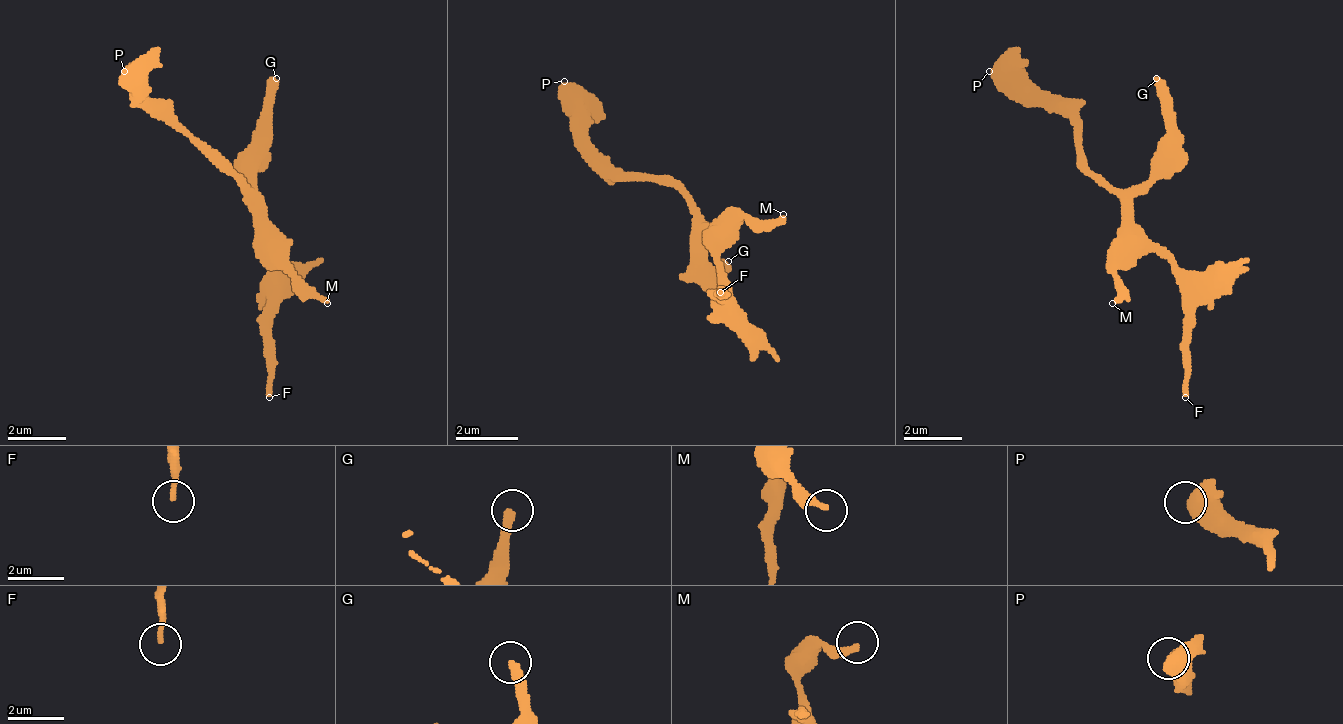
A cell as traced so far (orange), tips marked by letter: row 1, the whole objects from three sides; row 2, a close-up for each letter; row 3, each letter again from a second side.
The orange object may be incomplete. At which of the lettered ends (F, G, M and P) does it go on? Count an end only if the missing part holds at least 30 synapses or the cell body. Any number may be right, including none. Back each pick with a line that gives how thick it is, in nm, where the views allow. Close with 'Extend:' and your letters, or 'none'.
G: 320 nm
Extend: G

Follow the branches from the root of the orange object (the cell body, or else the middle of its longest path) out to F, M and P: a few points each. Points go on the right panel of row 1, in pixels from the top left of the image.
F: (1112, 194), (1120, 202), (1120, 216), (1170, 267), (1170, 274), (1185, 288), (1185, 397)
M: (1112, 194), (1120, 202), (1120, 296), (1112, 303)
P: (1112, 194), (1083, 165), (1076, 151), (1076, 129), (1054, 107), (1040, 100), (1018, 100), (989, 71)

